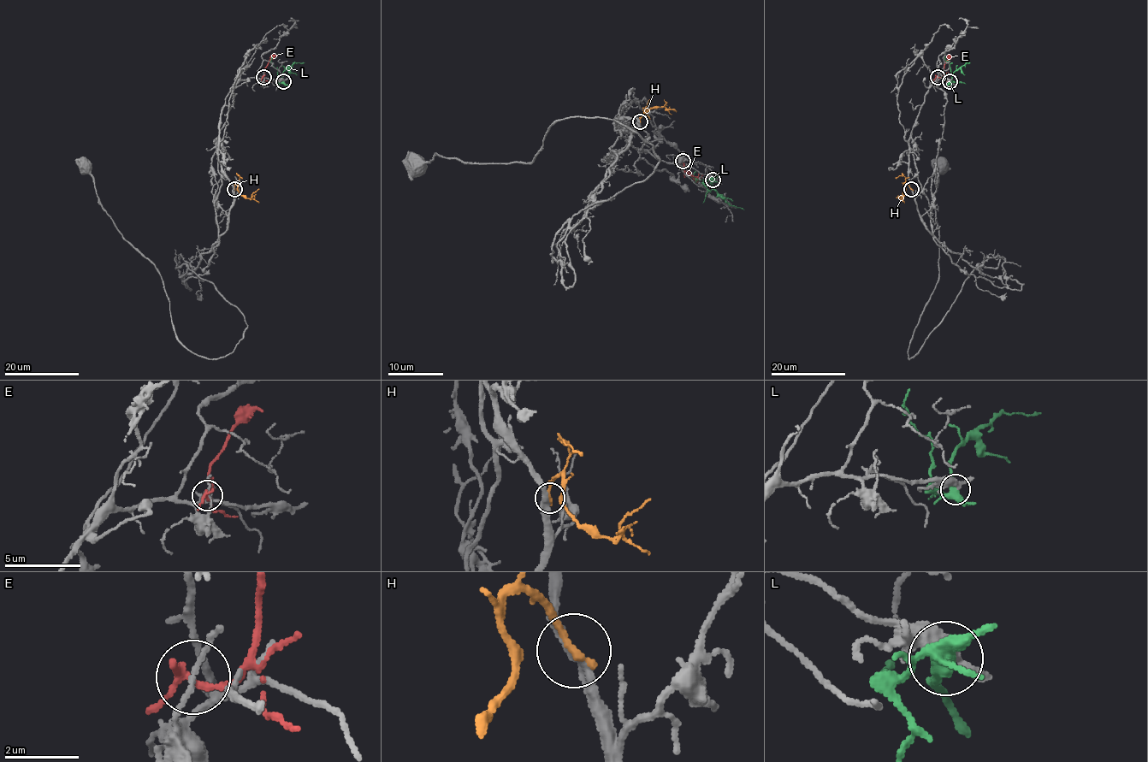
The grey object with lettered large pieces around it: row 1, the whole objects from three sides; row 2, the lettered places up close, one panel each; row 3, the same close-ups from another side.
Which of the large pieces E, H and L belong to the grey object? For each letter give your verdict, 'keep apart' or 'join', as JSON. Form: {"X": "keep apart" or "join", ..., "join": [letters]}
{"E": "keep apart", "H": "keep apart", "L": "keep apart", "join": []}

